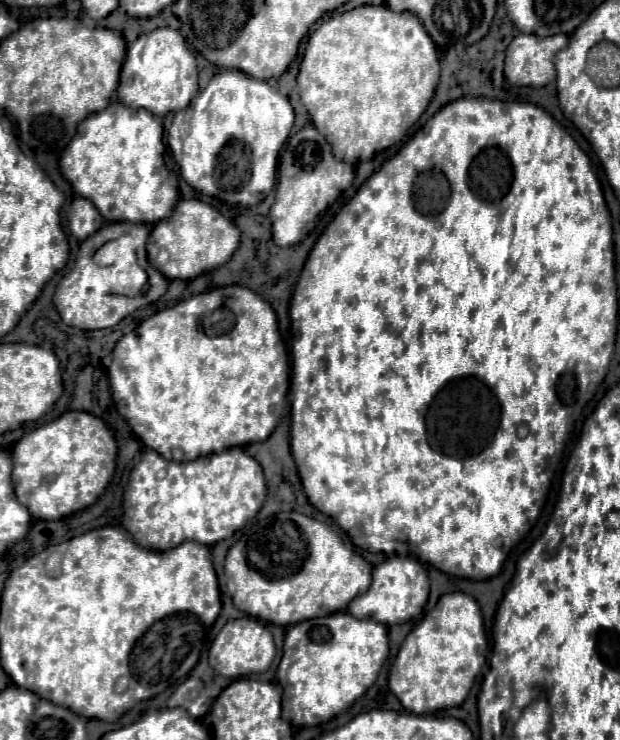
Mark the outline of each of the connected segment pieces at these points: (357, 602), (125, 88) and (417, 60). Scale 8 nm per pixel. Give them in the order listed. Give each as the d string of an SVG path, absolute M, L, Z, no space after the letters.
M391 557L373 569L371 587L365 593L357 595L349 603L347 611L357 619L371 617L373 621L379 621L383 625L405 623L424 610L427 597L429 597L429 577L425 565L411 557Z
M167 27L155 29L151 33L143 33L133 45L129 45L117 95L123 105L131 109L143 107L159 117L185 109L197 95L197 65L181 33Z
M363 5L343 15L331 15L311 35L305 47L297 87L317 131L335 143L333 155L375 155L401 141L401 127L411 127L427 109L439 81L439 53L417 15L395 13L385 5Z

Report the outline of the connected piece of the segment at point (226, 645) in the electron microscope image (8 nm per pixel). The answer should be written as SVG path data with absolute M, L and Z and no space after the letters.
M251 617L229 621L215 637L209 649L209 665L223 677L243 677L251 673L263 673L269 669L273 657L275 657L275 643L271 631Z

